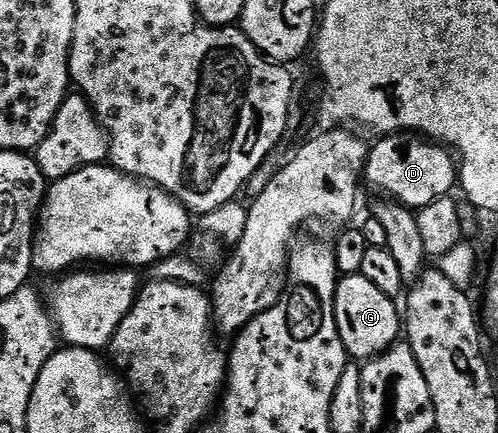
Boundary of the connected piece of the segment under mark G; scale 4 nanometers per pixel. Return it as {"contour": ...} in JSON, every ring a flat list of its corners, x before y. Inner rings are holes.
{"contour":[[344,275,337,280,334,315,338,335,349,358,360,363,370,361,401,340,402,313,396,310,396,304,393,298,382,295,382,291,378,291,370,279,359,275]]}

